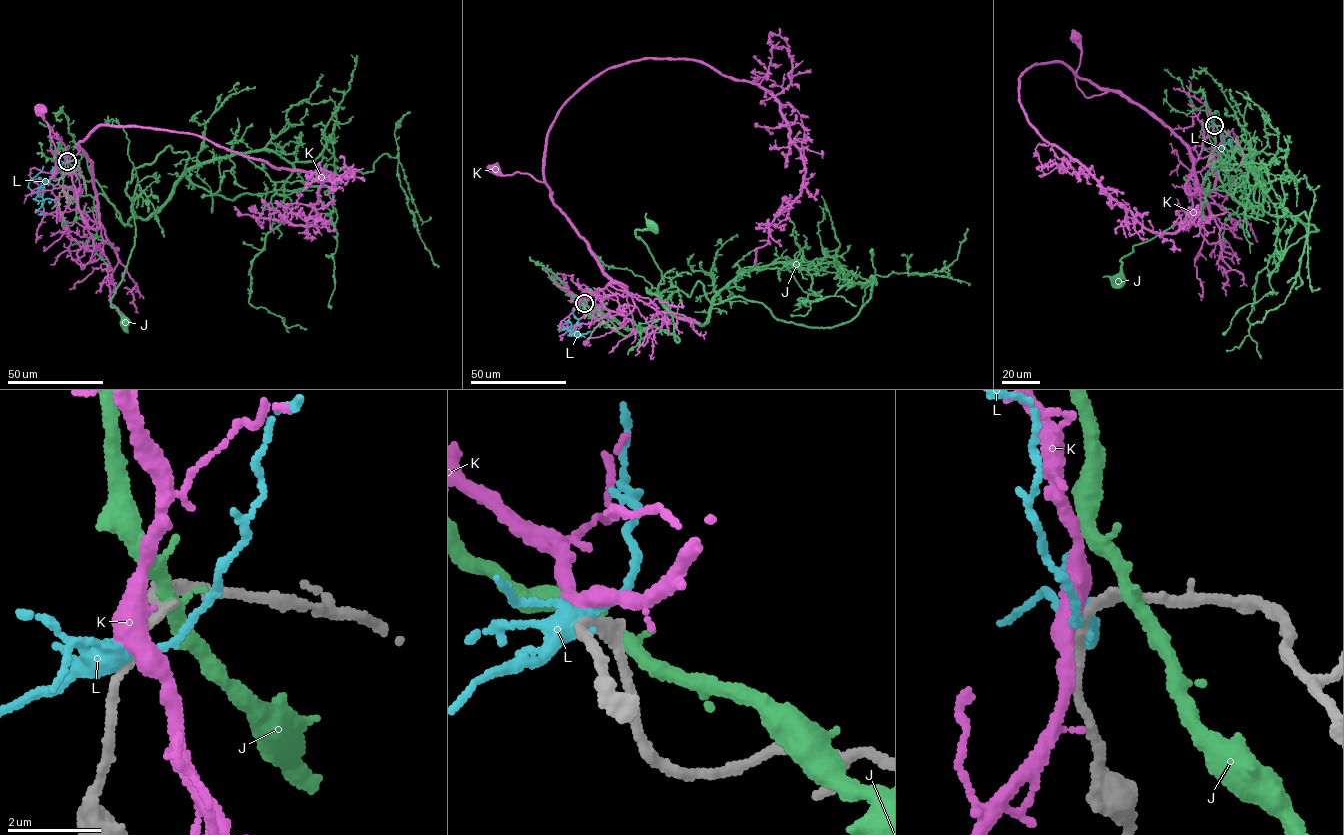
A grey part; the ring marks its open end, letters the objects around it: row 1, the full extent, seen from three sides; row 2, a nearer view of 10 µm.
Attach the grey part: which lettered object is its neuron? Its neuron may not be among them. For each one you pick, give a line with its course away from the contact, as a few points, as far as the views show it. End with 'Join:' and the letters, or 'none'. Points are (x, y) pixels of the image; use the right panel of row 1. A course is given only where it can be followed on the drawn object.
Join: none

